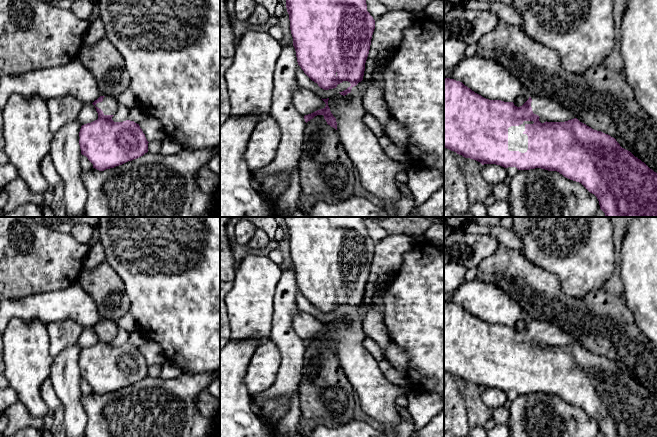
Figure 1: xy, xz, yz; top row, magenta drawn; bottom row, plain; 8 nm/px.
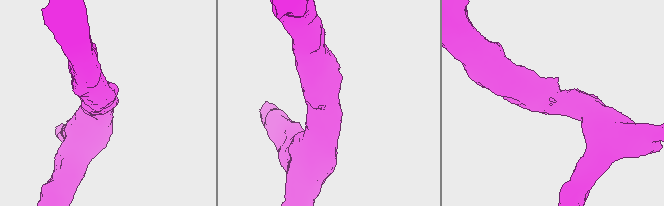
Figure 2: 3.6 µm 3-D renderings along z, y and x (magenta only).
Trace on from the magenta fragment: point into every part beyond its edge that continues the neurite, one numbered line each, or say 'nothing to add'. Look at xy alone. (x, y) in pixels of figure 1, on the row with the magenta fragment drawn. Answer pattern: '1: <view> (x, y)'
1: xy (109, 105)

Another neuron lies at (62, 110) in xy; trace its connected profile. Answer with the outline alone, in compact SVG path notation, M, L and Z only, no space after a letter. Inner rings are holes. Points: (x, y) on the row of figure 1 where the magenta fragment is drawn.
M72 95L52 98L46 101L49 111L49 128L55 134L65 124L74 122L84 103Z

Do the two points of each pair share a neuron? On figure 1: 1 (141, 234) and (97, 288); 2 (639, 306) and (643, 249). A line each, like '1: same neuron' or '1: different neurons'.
1: different neurons
2: same neuron

